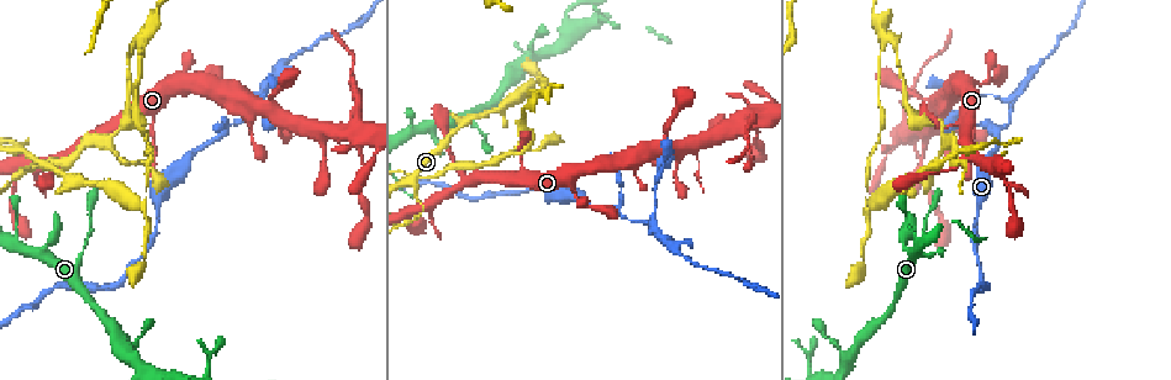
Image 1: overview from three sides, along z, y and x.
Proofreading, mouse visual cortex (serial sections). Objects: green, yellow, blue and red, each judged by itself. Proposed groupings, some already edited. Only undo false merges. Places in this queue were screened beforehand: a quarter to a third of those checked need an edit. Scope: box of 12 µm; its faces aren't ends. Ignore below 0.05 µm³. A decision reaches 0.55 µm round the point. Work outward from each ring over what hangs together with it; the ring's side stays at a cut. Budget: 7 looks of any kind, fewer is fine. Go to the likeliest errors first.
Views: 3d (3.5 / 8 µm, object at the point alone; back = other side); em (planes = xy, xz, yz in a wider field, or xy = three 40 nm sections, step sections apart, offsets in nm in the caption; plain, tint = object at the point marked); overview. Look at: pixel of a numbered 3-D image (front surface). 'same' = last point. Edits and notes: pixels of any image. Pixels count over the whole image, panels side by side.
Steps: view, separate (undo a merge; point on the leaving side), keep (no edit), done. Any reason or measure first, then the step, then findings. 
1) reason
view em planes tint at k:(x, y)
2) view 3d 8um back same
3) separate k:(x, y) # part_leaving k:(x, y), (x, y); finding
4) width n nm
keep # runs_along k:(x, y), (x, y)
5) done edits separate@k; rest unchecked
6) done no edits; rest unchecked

view 3d 3.5um at 1:(139, 202)

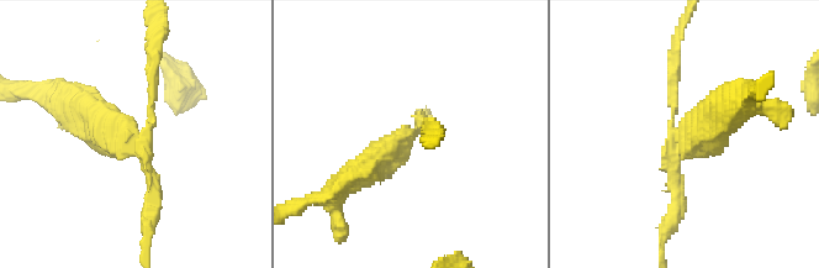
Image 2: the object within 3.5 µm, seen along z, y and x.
arms 3; arm_widths 100, 150, 400 nm
view em xy step 2 tint at 2:(132, 142)

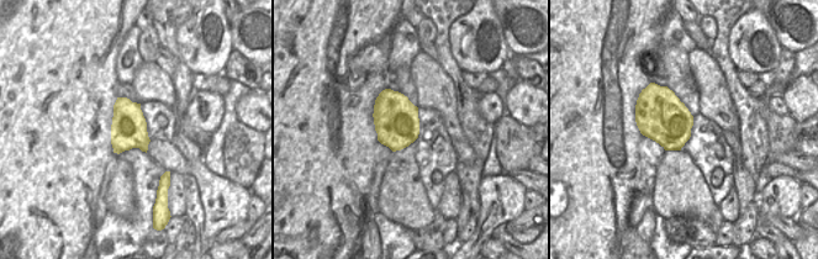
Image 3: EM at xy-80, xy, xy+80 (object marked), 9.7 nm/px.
view em xy step 5 tint same

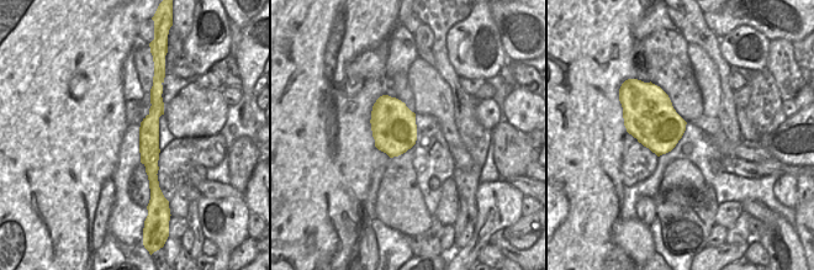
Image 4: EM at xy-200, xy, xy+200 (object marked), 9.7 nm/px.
separate 2:(671, 88) # a second cell is stuck on

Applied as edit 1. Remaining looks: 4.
abrupt turn
view 3d 3.5um at 1:(652, 224)

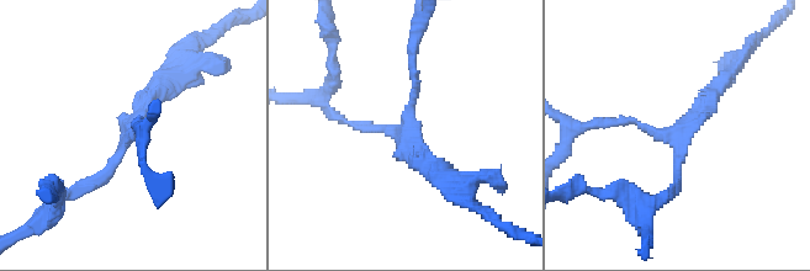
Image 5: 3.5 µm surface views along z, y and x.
arms 3; arm_widths 100, 150, 200 nm
view em planes tint at 5:(403, 134)

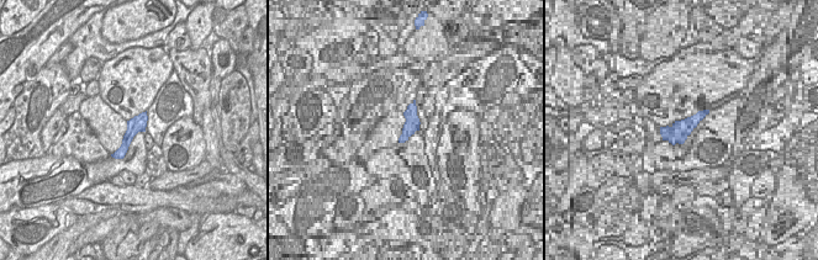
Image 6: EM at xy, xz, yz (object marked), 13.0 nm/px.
keep # runs_along 5:(75, 191), (117, 161), (167, 74); continuous, no second cell

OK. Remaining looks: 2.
small branch off a trunk
view 3d 3.5um back at 1:(755, 127)

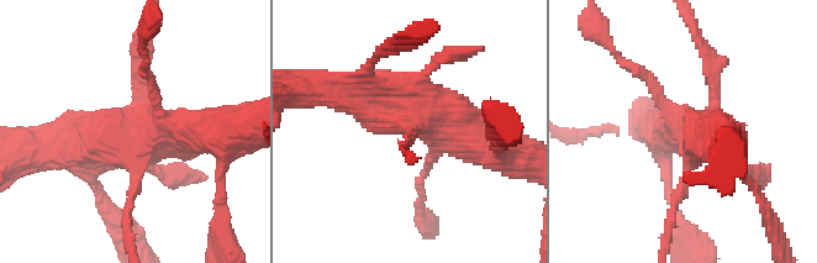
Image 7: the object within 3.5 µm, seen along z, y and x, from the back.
need the tissue
view em planes tint at 7:(413, 125)

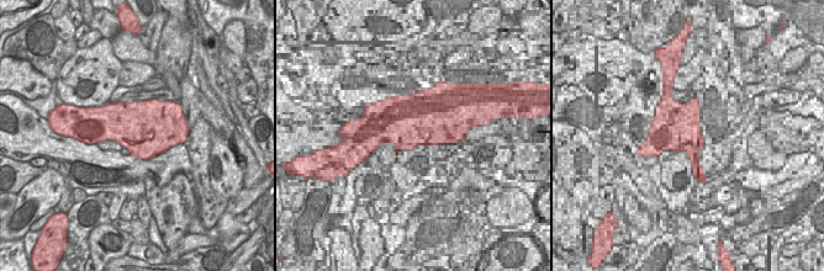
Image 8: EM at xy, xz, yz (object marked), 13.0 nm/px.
keep # runs_along 7:(499, 148), (363, 85); continuous, no second cell

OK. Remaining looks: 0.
done edits separate@2; rest unchecked

